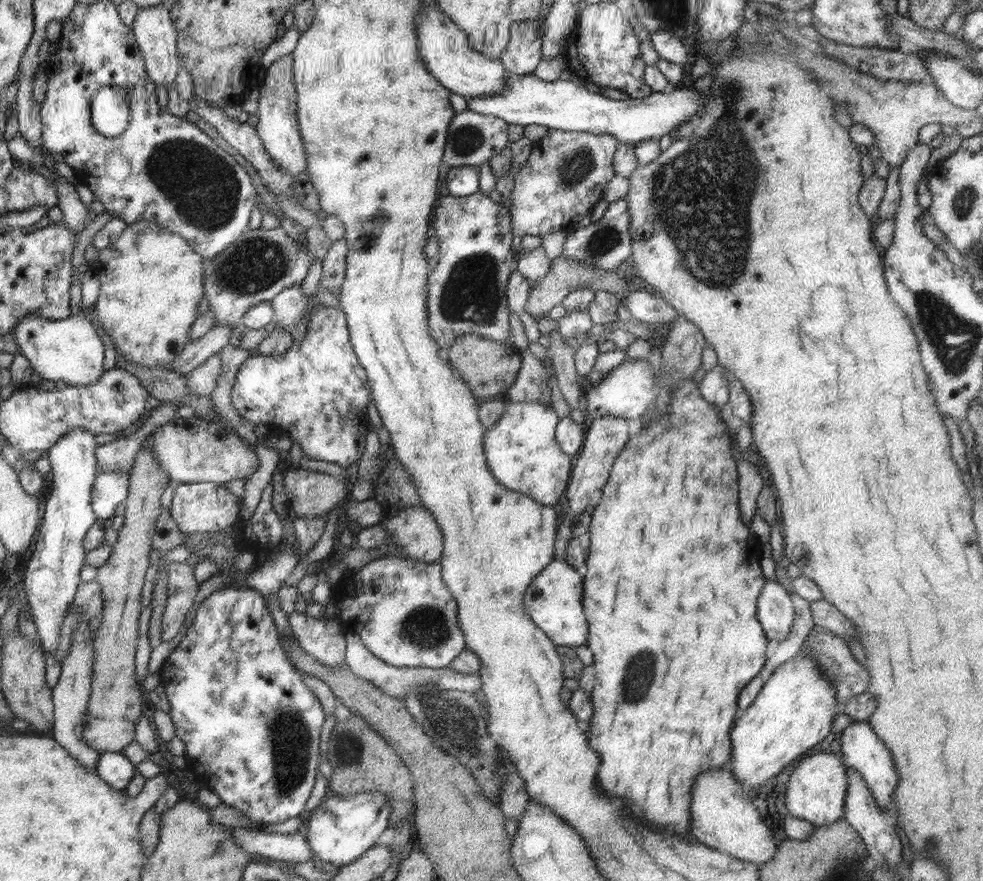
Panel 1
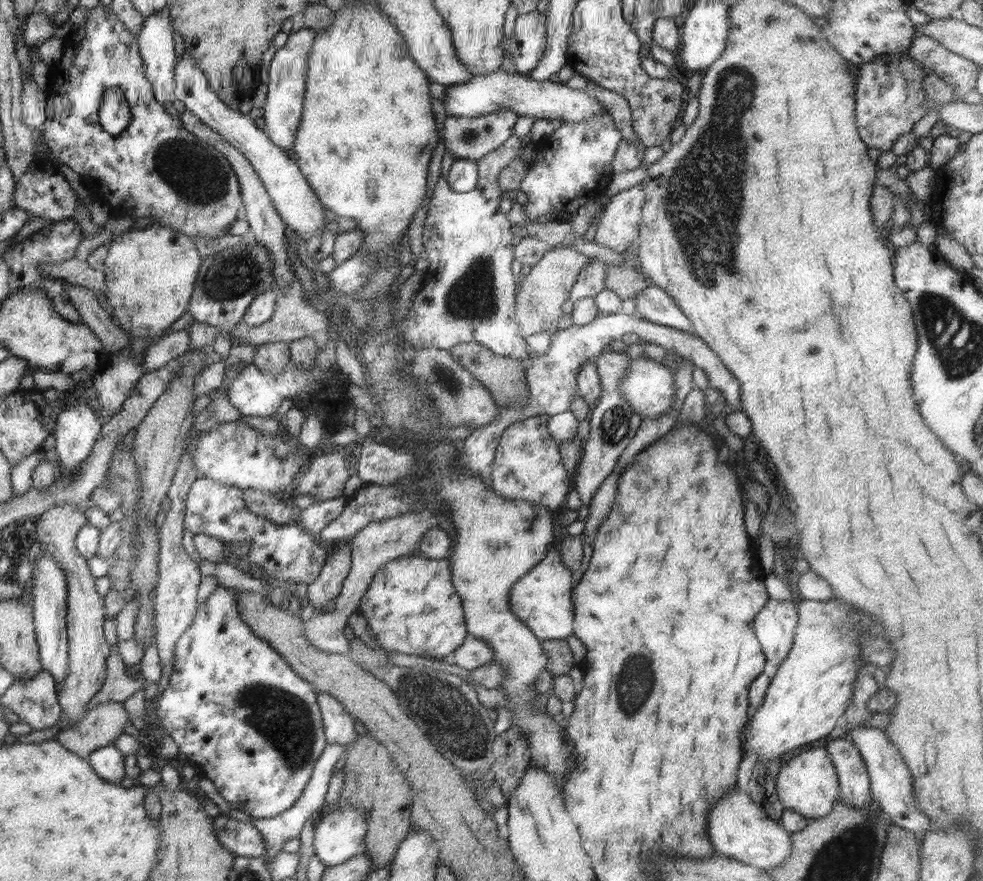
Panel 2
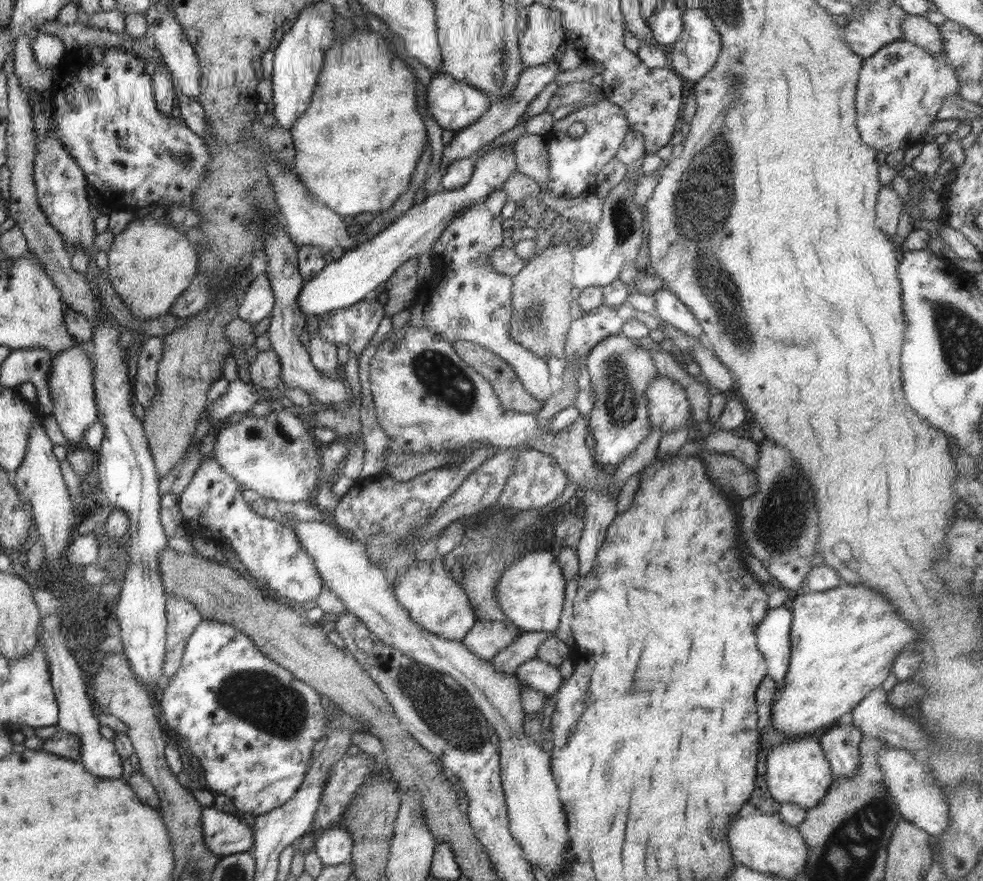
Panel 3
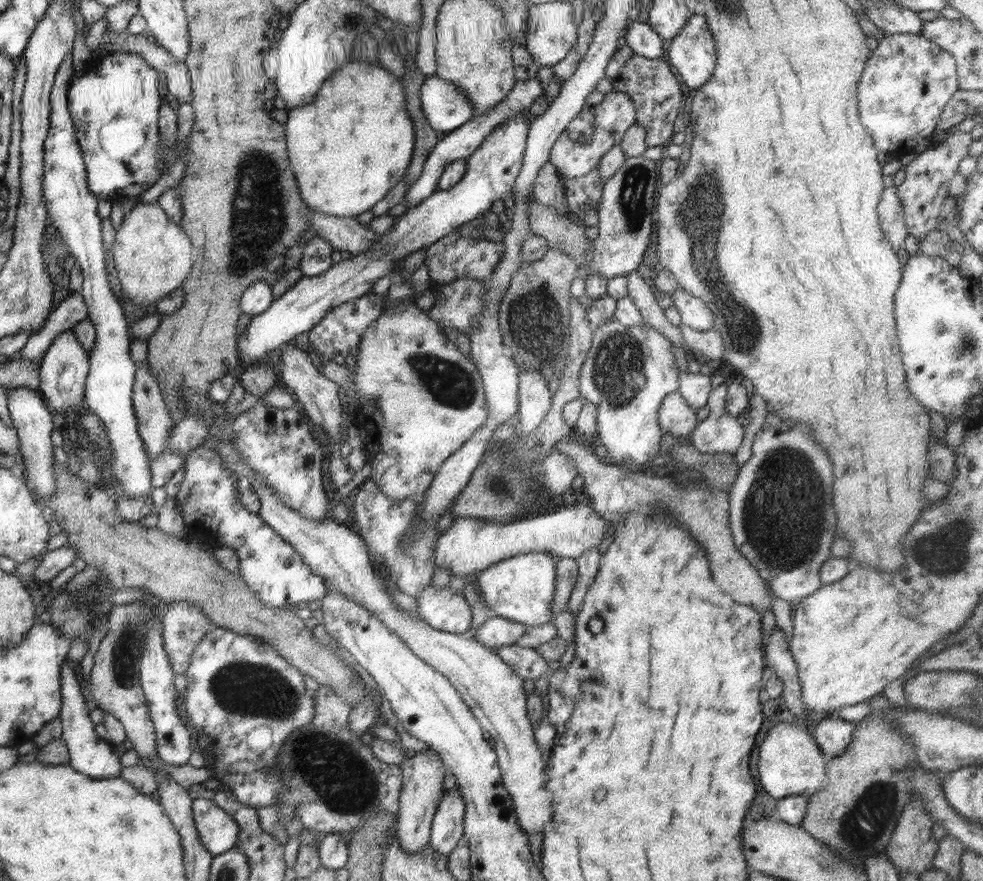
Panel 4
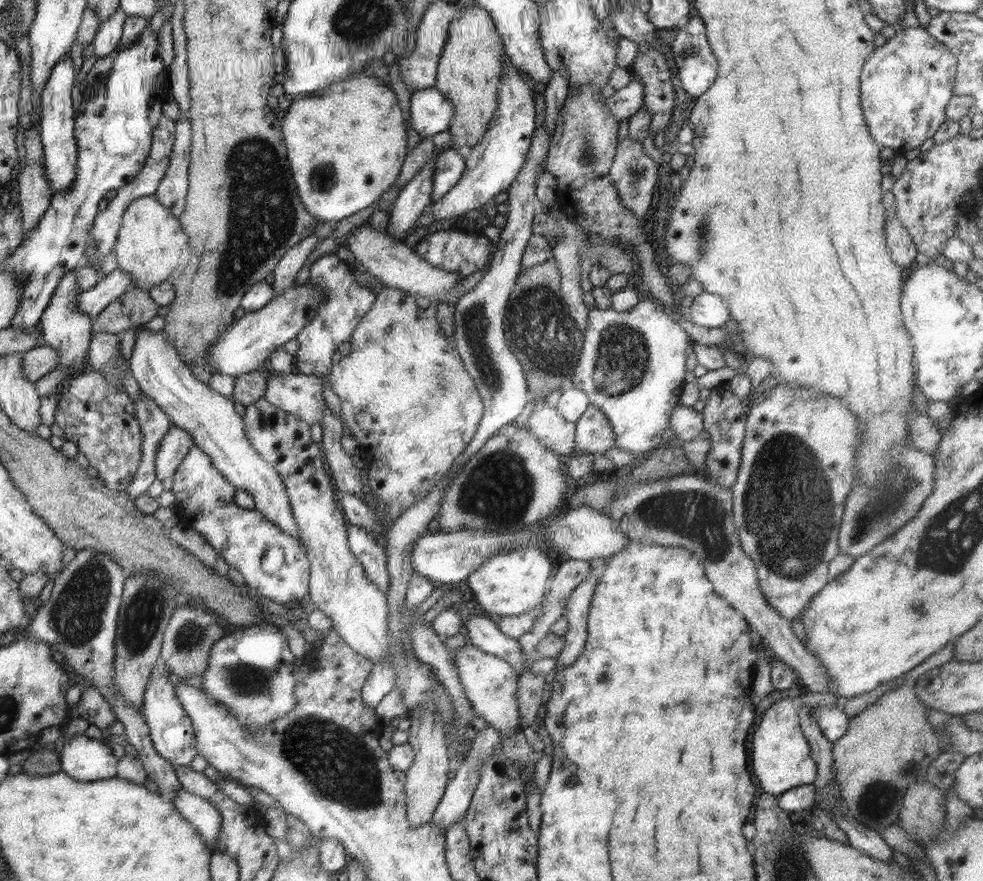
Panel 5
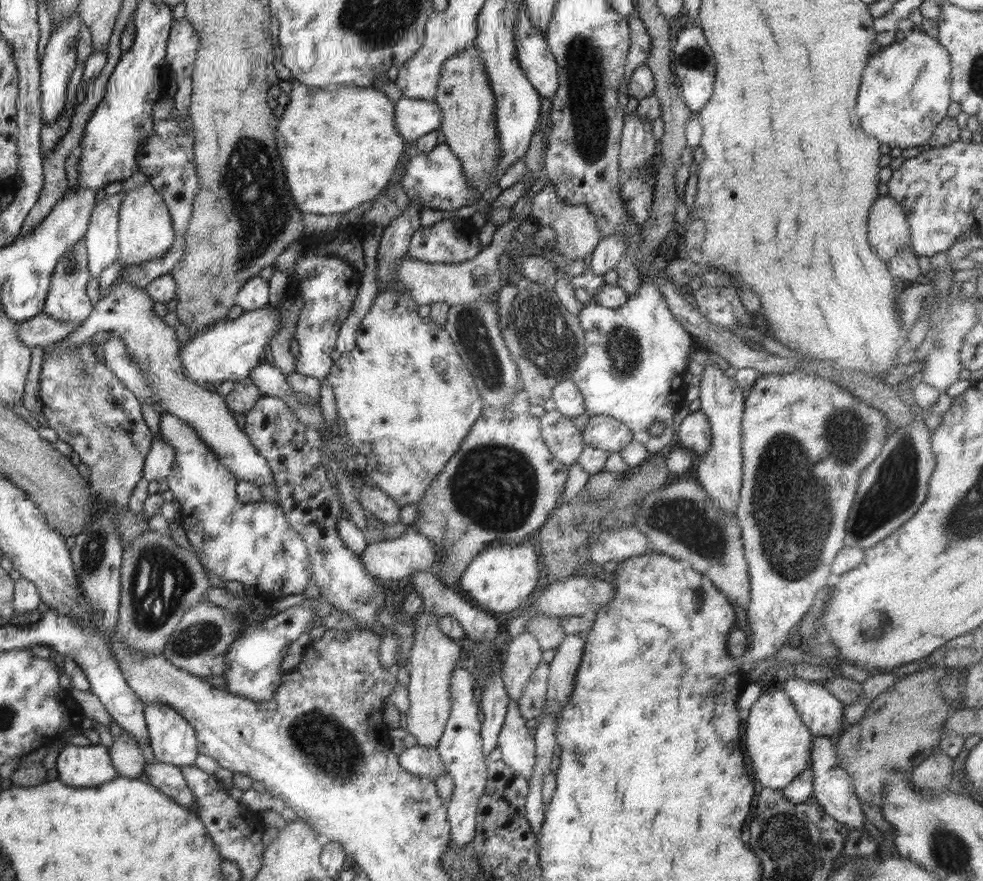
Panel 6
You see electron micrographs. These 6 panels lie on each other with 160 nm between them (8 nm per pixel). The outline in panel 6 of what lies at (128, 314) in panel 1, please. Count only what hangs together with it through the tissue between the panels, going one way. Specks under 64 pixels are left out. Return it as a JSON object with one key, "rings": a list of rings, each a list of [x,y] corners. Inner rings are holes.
{"rings":[[[143,184],[130,190],[121,200],[118,215],[119,256],[124,266],[136,266],[163,258],[175,242],[175,227],[170,209],[164,204],[161,194],[151,186]]]}

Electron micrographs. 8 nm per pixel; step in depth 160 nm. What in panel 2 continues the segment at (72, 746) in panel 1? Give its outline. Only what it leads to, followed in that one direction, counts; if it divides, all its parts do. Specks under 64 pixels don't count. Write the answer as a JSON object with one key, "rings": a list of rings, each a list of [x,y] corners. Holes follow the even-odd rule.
{"rings":[[[60,505],[38,515],[35,519],[36,526],[33,531],[33,541],[40,544],[41,550],[45,550],[49,556],[55,556],[59,564],[63,565],[63,571],[67,577],[67,640],[70,642],[68,656],[70,657],[70,672],[63,684],[57,687],[59,703],[63,707],[66,726],[74,724],[78,720],[86,706],[100,692],[106,678],[106,658],[109,658],[110,644],[104,638],[104,599],[99,594],[95,585],[95,577],[90,573],[86,559],[76,548],[76,534],[79,534],[86,516],[77,506]]]}

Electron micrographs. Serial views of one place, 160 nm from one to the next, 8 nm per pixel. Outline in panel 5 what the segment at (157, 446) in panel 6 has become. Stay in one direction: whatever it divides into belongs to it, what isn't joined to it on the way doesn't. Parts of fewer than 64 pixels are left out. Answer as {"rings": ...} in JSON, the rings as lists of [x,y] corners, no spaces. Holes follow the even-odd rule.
{"rings":[[[171,426],[170,431],[159,441],[156,452],[156,476],[160,481],[175,475],[193,444],[190,433]]]}

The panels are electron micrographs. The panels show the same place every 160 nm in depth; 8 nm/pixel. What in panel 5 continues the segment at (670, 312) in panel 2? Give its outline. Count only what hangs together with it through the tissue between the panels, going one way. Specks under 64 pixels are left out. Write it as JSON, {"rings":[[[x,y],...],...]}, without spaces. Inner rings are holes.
{"rings":[[[704,291],[694,297],[688,320],[704,328],[724,327],[731,319],[730,309],[720,295]]]}

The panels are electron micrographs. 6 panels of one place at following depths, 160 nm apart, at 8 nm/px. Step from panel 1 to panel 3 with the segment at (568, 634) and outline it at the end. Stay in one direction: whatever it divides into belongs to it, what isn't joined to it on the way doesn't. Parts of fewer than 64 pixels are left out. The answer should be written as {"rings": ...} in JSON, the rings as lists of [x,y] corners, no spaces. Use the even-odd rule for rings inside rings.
{"rings":[[[533,546],[505,568],[496,583],[495,595],[502,612],[521,631],[554,633],[562,616],[566,583],[559,560],[554,562],[552,552],[535,552]]]}

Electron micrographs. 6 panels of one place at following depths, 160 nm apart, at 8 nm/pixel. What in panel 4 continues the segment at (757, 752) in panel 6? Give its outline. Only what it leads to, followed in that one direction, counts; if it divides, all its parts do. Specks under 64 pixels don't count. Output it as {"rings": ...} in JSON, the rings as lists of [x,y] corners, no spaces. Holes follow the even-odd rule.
{"rings":[[[783,717],[768,730],[766,738],[758,748],[758,772],[764,790],[776,800],[790,795],[814,794],[826,778],[825,768],[829,757],[826,756],[804,726],[792,722],[790,718]]]}

